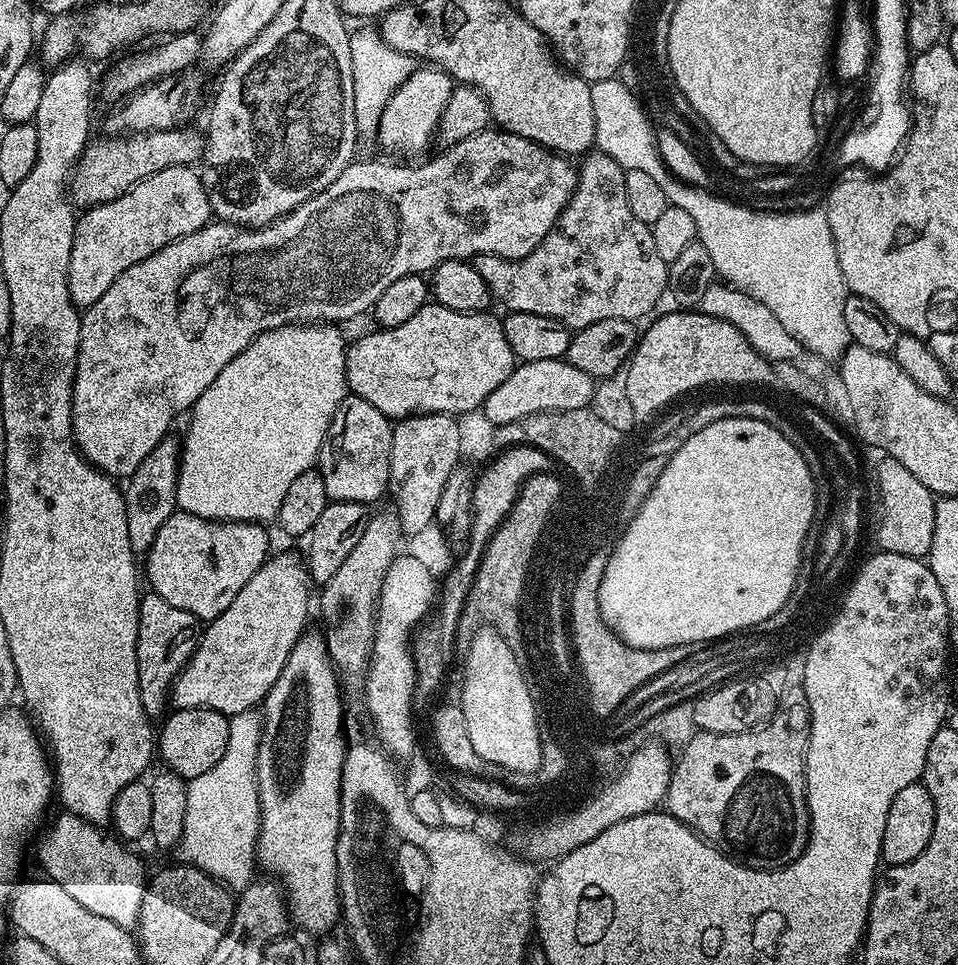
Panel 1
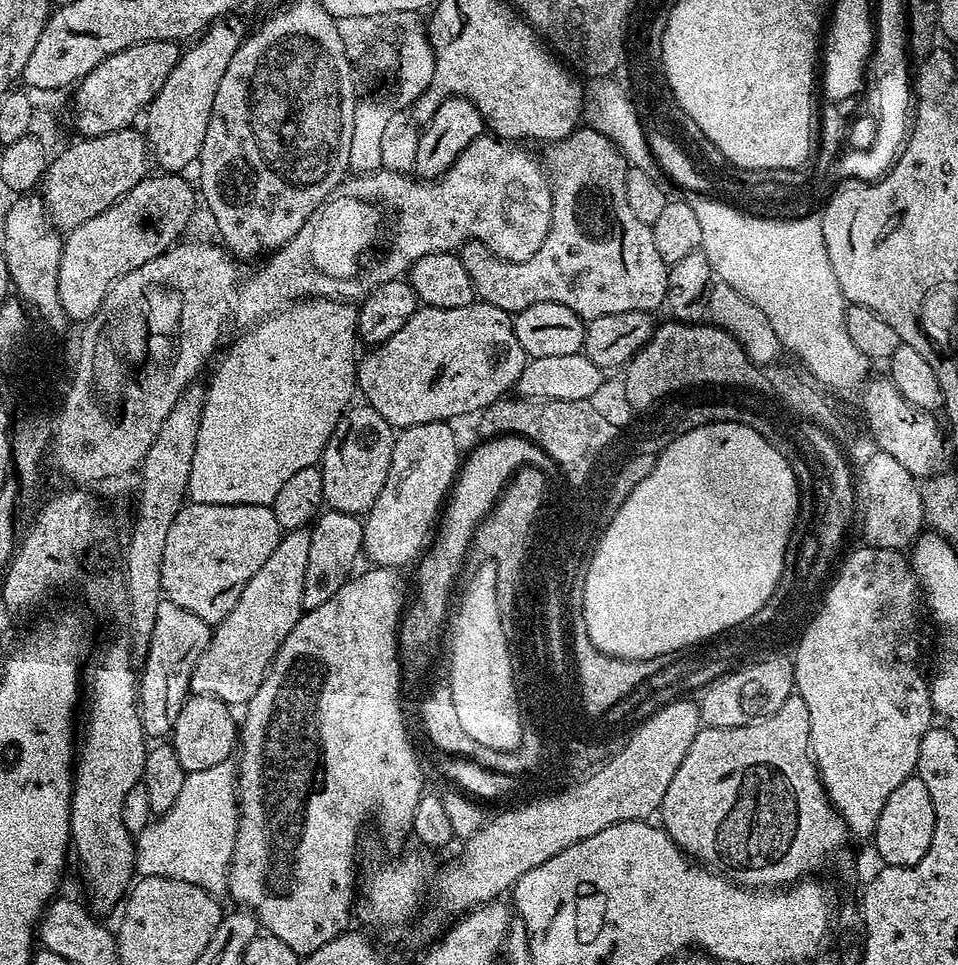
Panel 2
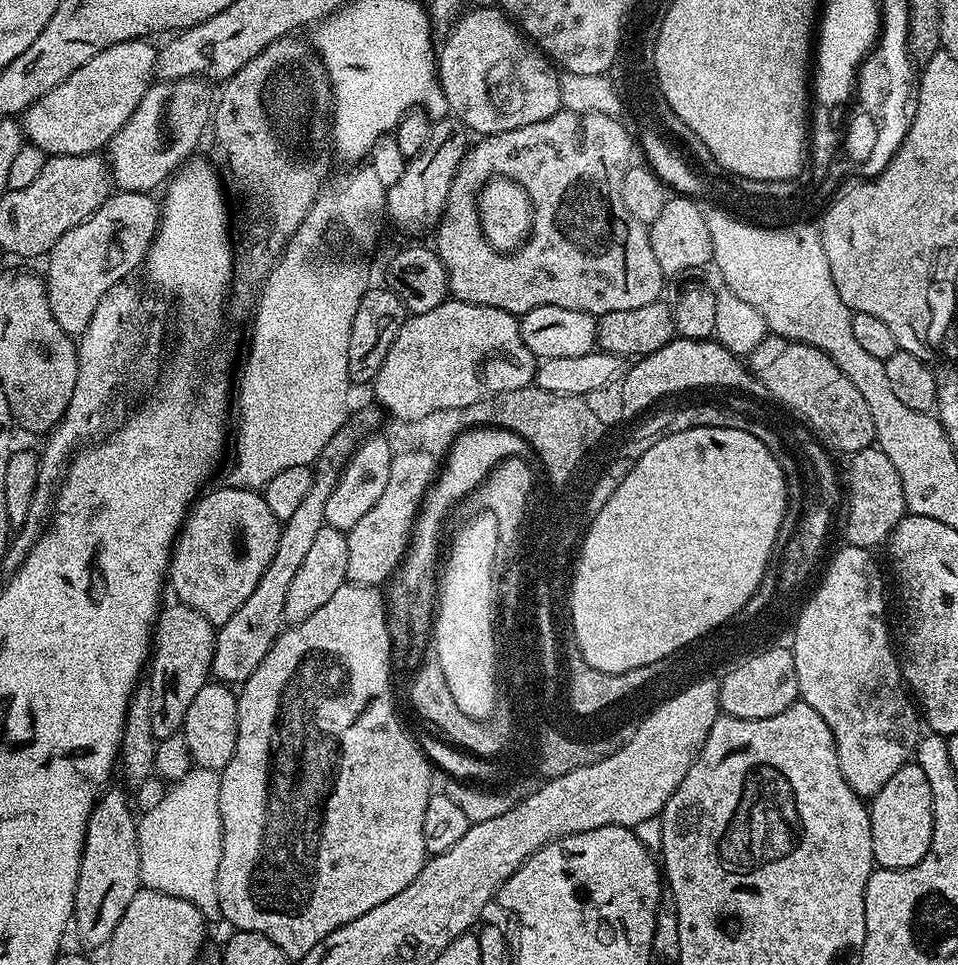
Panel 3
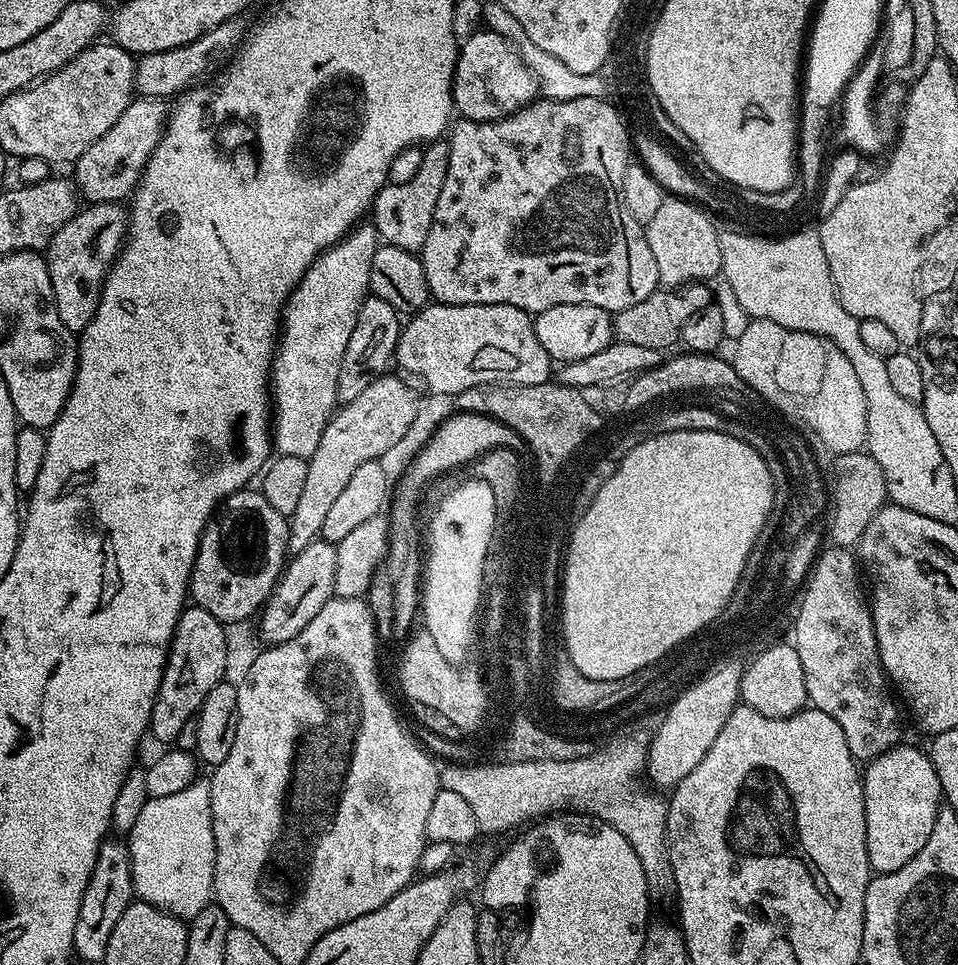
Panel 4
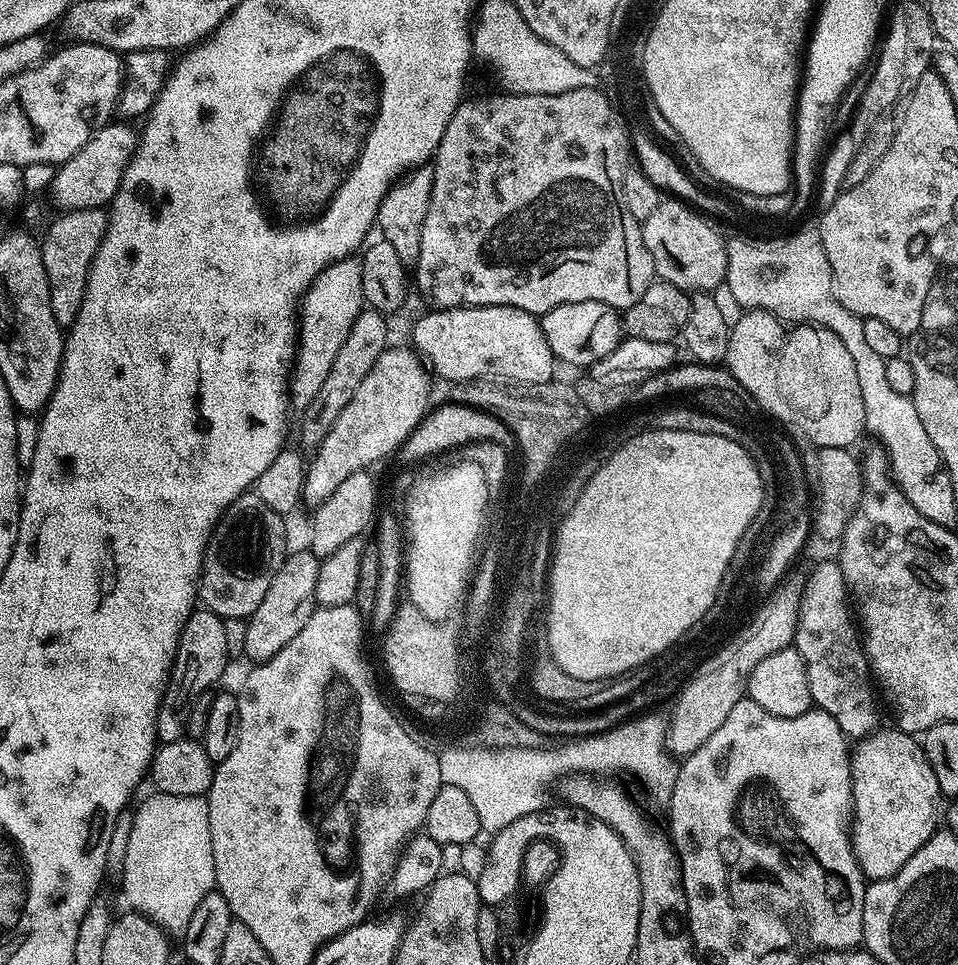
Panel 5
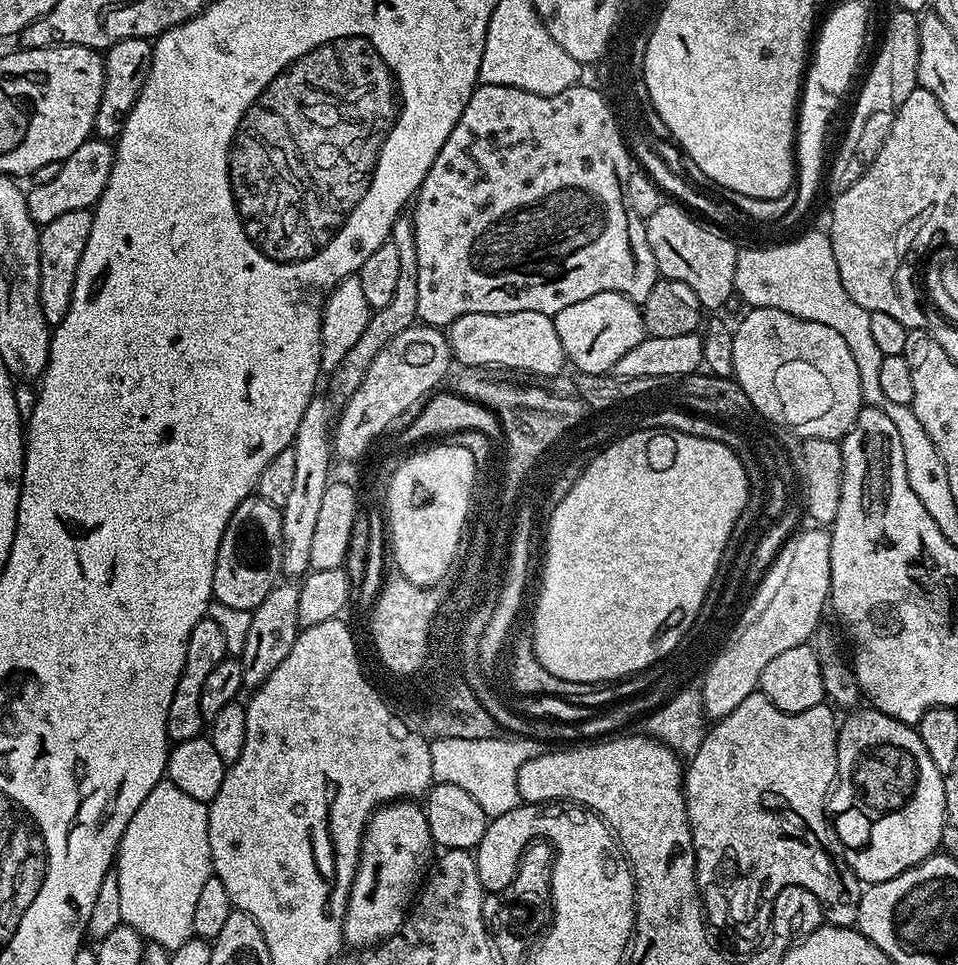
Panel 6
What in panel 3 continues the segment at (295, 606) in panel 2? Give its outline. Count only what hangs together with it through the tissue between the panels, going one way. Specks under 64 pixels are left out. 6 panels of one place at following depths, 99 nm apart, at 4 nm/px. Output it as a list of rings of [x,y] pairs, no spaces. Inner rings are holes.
[[[345,426],[326,442],[322,454],[316,460],[312,473],[312,485],[306,493],[304,501],[298,505],[298,510],[288,520],[283,521],[278,538],[278,550],[274,550],[274,558],[270,558],[270,566],[266,566],[266,574],[258,578],[258,586],[254,586],[254,594],[242,602],[238,610],[234,610],[234,618],[219,625],[214,646],[211,675],[217,681],[229,686],[239,686],[258,670],[258,662],[266,658],[270,646],[280,637],[285,627],[284,610],[286,608],[286,593],[290,591],[290,582],[294,582],[294,574],[302,567],[302,561],[310,546],[314,543],[318,530],[325,528],[324,515],[326,502],[330,494],[334,494],[334,486],[338,482],[345,464],[356,451],[358,435],[352,426]]]

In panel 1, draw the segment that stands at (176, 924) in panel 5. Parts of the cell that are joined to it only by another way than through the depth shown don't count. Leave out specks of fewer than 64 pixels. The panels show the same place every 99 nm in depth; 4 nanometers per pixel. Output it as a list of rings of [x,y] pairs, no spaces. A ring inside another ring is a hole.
[[[256,710],[239,712],[230,717],[230,738],[226,746],[226,754],[206,774],[198,774],[198,778],[187,781],[185,822],[182,826],[178,843],[179,859],[192,868],[202,870],[218,884],[232,890],[243,890],[254,880],[248,869],[248,863],[254,860],[254,845],[260,833],[260,803],[256,790],[256,762],[260,745],[261,713]]]

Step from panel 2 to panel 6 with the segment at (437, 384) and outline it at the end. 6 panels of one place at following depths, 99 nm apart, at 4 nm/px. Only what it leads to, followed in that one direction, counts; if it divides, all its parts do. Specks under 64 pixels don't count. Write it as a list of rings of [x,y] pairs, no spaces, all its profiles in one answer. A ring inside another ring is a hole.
[[[466,314],[447,325],[446,335],[452,345],[452,355],[461,365],[511,370],[516,374],[531,374],[536,378],[556,378],[566,368],[566,357],[562,342],[558,342],[555,319],[546,314]]]

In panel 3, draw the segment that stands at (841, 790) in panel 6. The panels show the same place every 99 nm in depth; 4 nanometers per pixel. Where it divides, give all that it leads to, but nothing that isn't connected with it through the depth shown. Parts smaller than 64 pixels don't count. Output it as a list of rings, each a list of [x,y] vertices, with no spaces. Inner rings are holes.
[[[915,762],[903,764],[870,800],[870,826],[872,827],[872,859],[882,868],[909,868],[930,850],[932,841],[932,803],[930,782]]]

